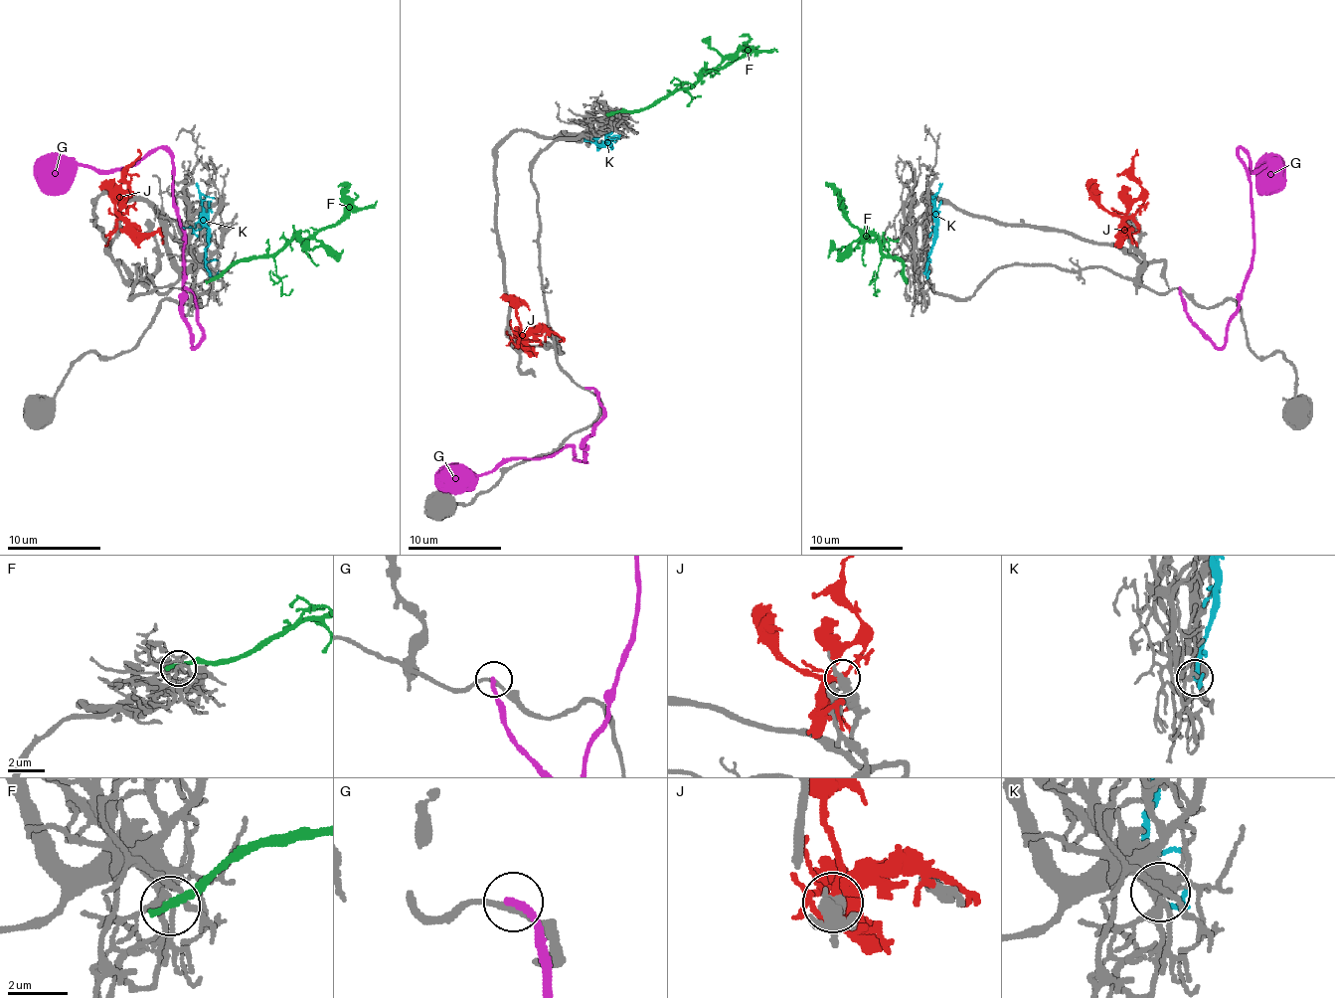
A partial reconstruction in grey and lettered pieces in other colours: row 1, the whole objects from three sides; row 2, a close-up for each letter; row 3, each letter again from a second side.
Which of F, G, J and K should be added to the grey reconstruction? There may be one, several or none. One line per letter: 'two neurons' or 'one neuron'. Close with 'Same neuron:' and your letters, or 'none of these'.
F: two neurons
G: two neurons
J: two neurons
K: one neuron
Same neuron: K

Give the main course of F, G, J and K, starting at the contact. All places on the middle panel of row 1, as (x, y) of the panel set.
F: (613, 113), (649, 109), (681, 90), (688, 90), (703, 77), (717, 74), (747, 51), (749, 39), (740, 37)
G: (588, 389), (602, 415), (584, 444), (585, 461), (575, 458), (570, 447), (436, 477)
J: (518, 340), (528, 352), (528, 342), (539, 345)
K: (611, 132), (606, 137), (606, 144), (597, 146)

